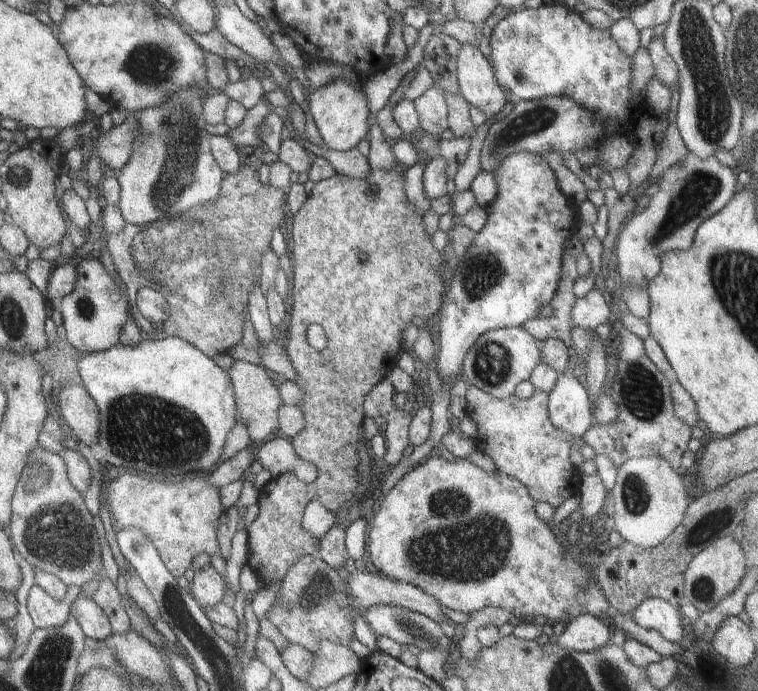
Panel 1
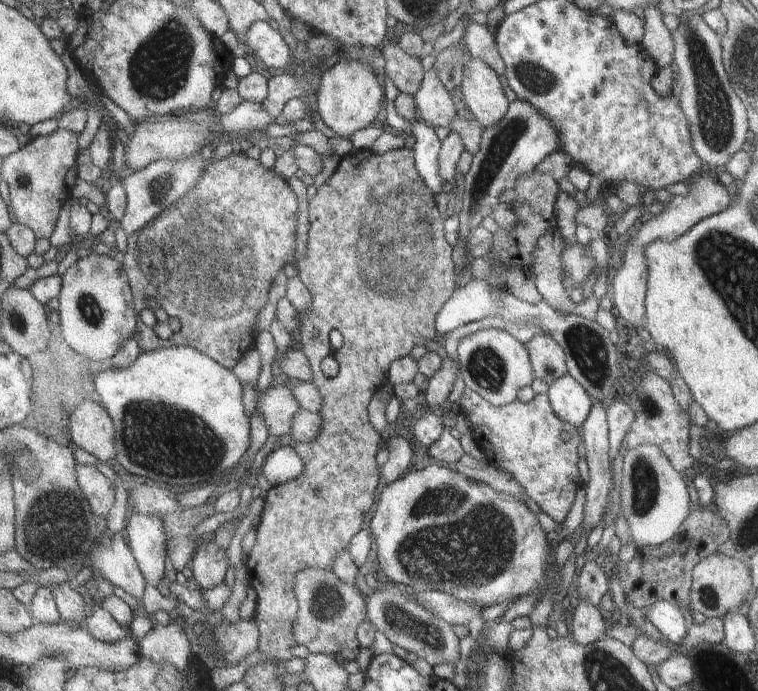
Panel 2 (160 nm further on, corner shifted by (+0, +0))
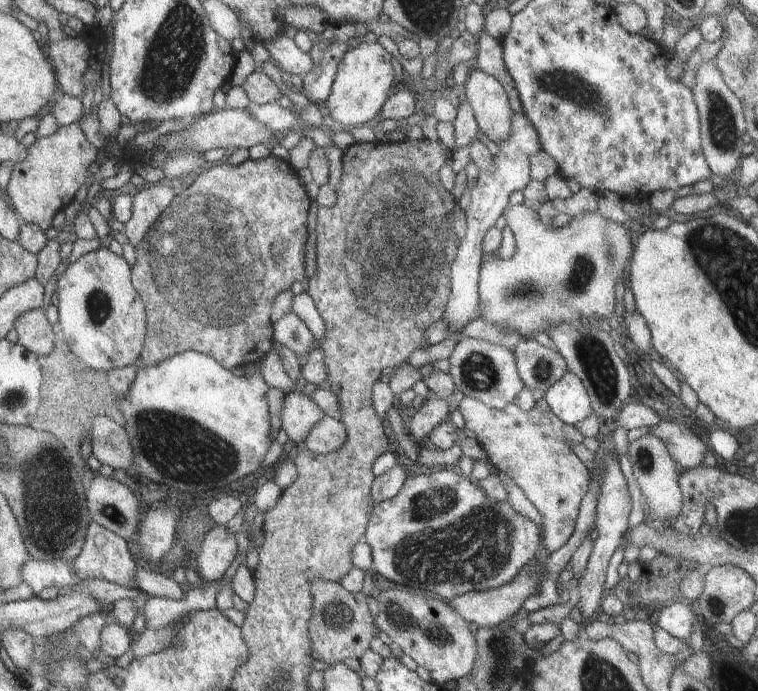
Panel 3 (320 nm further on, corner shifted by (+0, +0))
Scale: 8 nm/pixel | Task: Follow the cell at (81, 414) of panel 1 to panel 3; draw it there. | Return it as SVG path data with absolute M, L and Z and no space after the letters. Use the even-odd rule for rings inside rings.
M106 412L92 418L90 425L92 454L98 462L127 471L132 466L132 448L124 427Z

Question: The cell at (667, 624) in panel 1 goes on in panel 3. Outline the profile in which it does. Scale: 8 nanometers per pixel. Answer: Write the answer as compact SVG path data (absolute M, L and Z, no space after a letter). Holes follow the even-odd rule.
M675 602L666 608L657 608L653 613L654 621L658 623L659 628L678 640L689 641L692 634L692 622L695 618L690 605Z

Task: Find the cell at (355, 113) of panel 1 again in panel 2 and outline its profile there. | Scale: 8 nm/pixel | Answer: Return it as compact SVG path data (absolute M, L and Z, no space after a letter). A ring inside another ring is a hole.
M339 60L333 67L322 72L317 88L317 111L322 122L338 137L347 138L350 134L373 124L384 111L384 90L376 79L376 73L368 63L355 60Z

